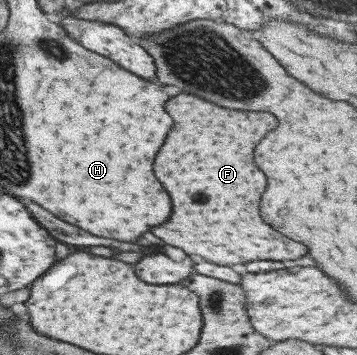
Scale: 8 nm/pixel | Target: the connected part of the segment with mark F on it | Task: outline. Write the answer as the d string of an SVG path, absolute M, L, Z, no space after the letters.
M177 94L165 102L165 112L173 118L173 126L169 136L161 144L159 152L155 154L153 174L167 190L173 210L165 224L151 228L149 232L163 240L169 246L181 248L185 254L197 254L203 260L209 260L219 266L229 264L245 264L251 260L295 260L307 254L303 244L297 244L273 228L269 228L257 212L257 204L261 192L265 190L265 176L253 164L253 148L255 144L277 126L273 116L267 112L237 112L219 108L209 104L191 94Z

